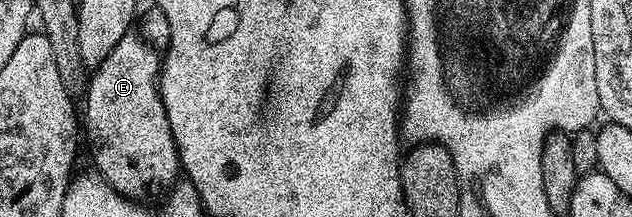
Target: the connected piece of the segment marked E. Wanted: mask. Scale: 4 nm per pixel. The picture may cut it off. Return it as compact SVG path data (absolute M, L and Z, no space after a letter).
M130 33L88 76L83 102L83 139L89 142L96 174L134 201L164 196L182 170L159 80L162 56L141 35Z

